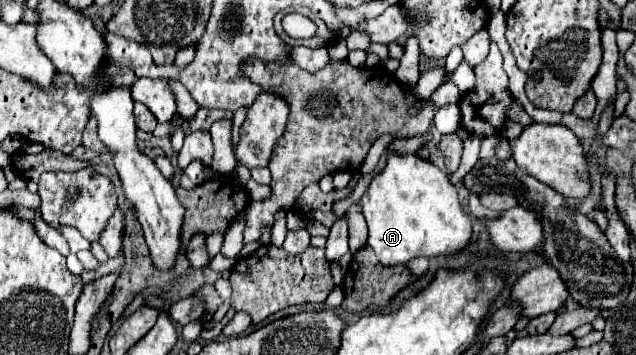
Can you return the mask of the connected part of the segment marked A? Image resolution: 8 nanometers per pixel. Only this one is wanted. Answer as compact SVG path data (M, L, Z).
M390 155L386 169L372 179L368 191L362 197L362 213L368 223L368 245L374 249L378 261L384 267L406 265L414 257L436 257L446 255L452 257L462 253L470 245L472 237L472 221L464 213L456 187L448 181L446 173L438 169L430 161L422 161L414 155Z

